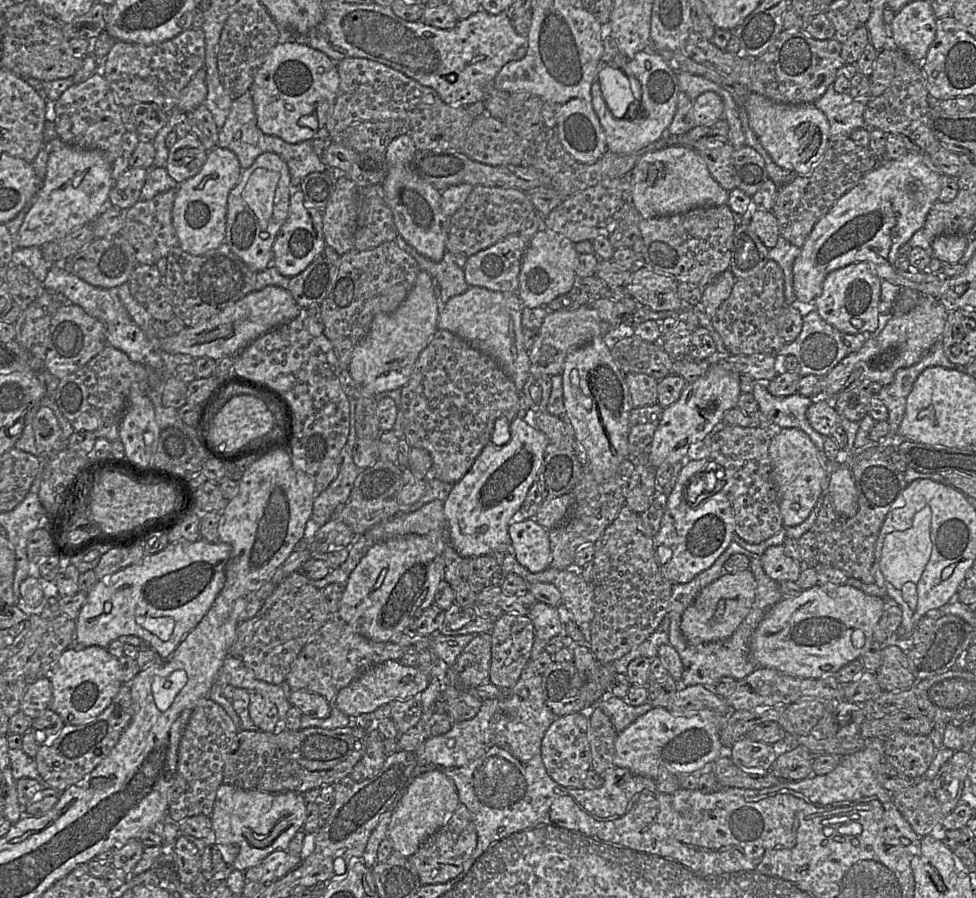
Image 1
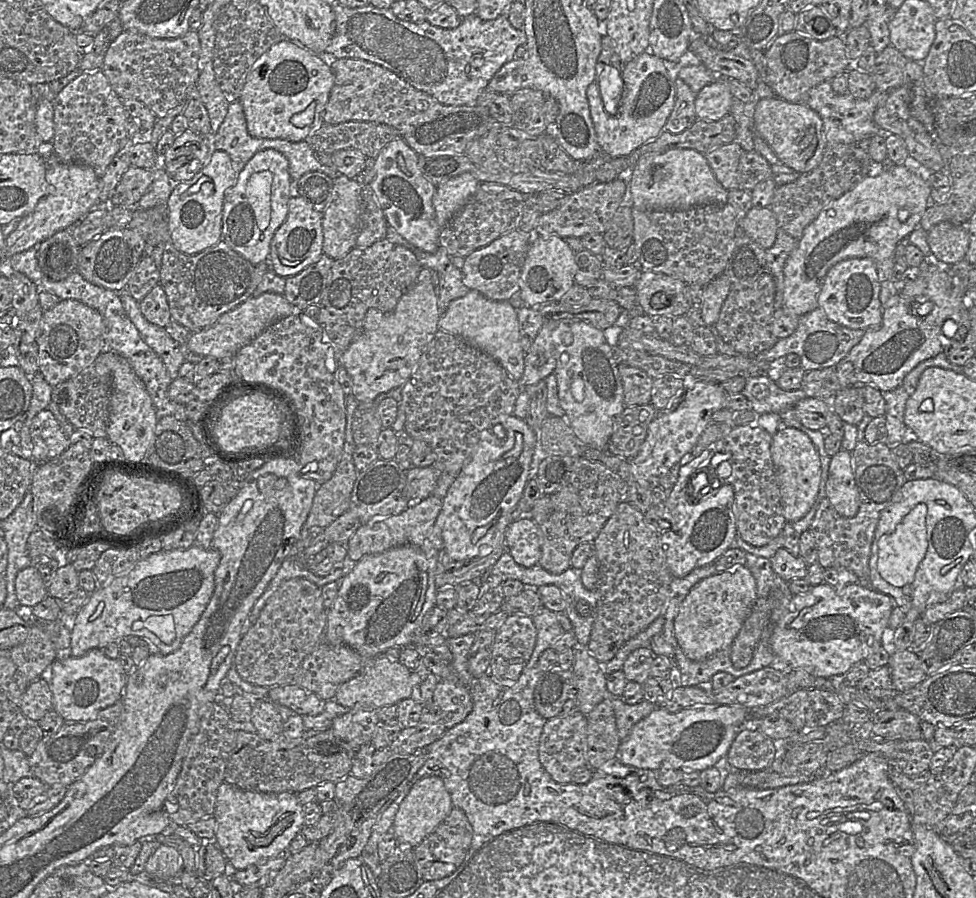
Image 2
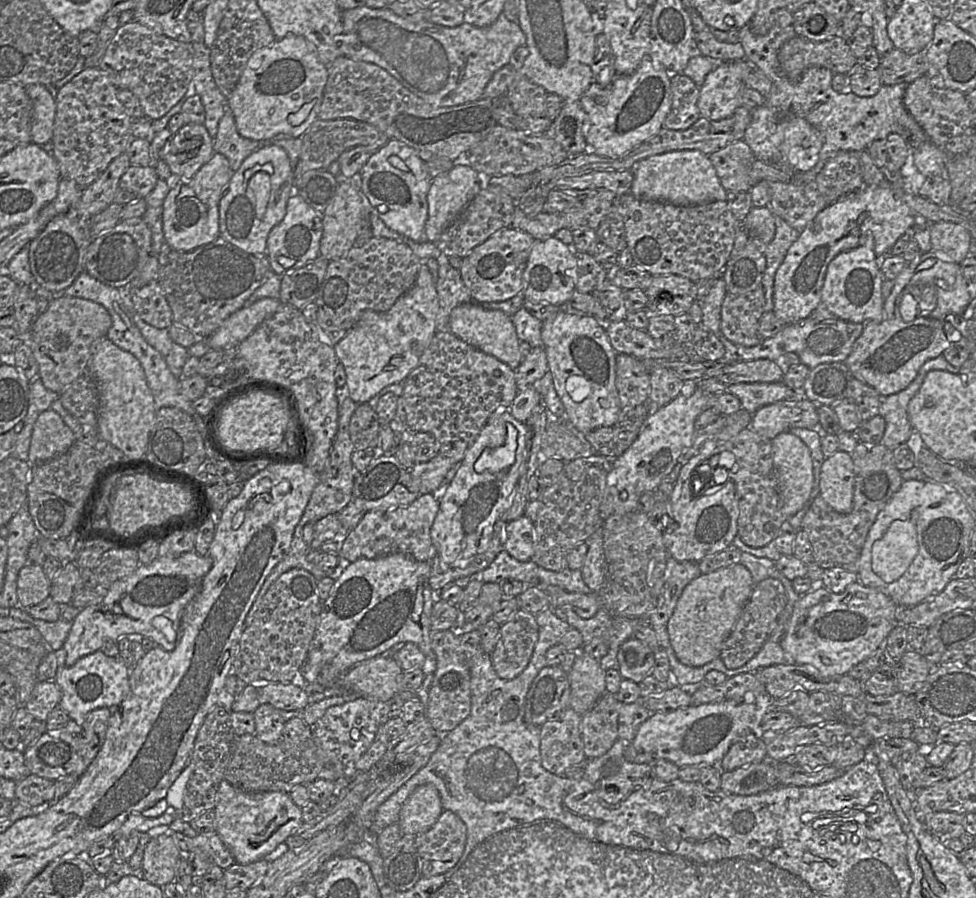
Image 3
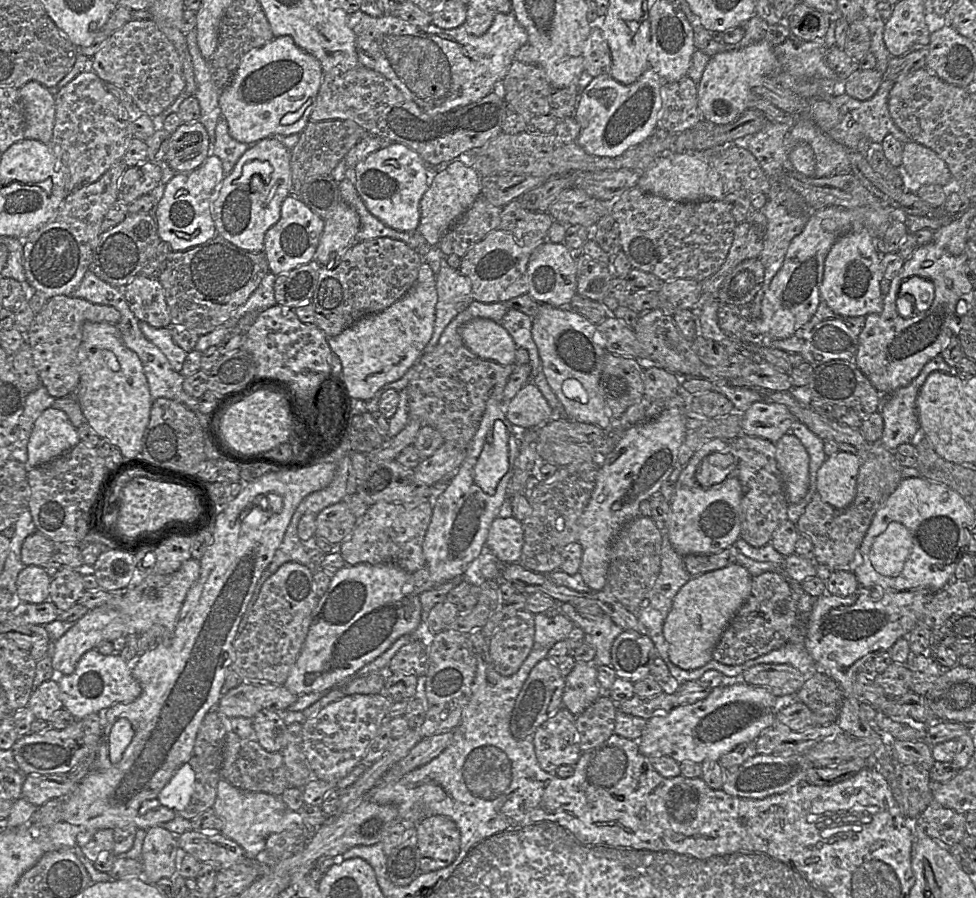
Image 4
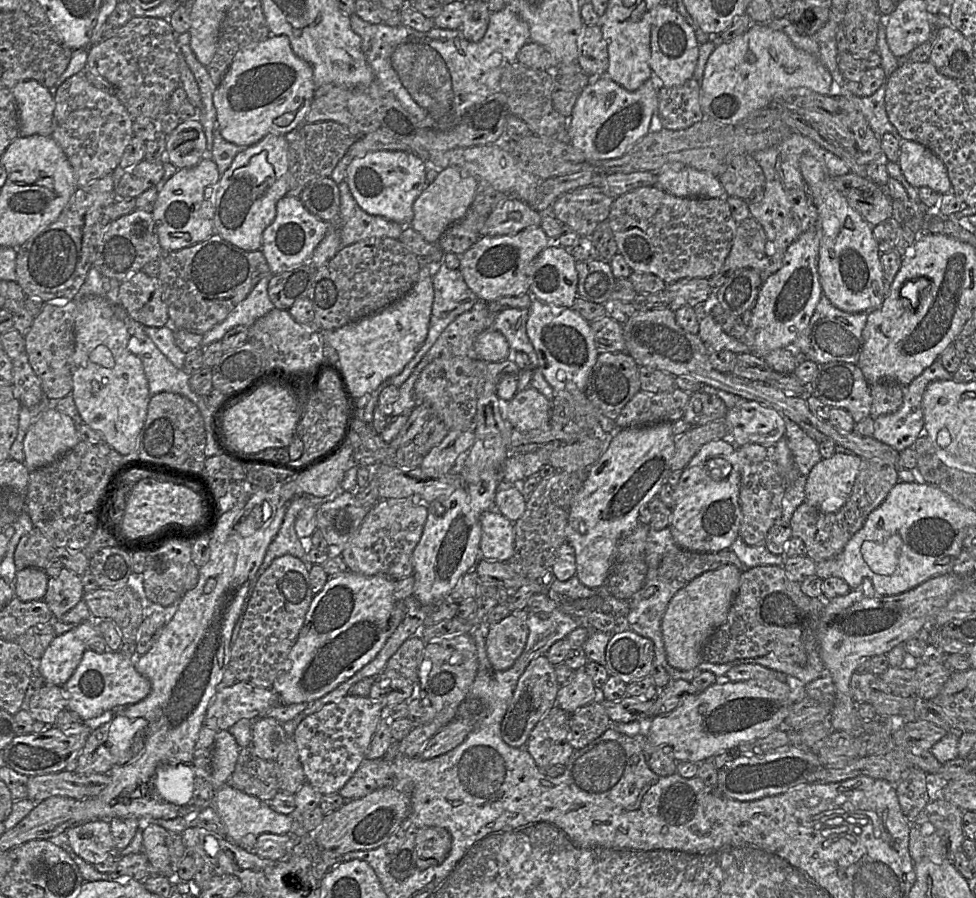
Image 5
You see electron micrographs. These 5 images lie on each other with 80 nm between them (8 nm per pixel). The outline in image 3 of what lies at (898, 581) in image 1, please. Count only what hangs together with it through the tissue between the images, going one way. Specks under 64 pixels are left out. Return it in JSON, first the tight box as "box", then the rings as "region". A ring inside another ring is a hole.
{"box":[872,509,919,582],"region":[[[914,509],[909,520],[895,520],[872,547],[872,568],[885,582],[898,580],[918,553],[916,523],[919,514]]]}

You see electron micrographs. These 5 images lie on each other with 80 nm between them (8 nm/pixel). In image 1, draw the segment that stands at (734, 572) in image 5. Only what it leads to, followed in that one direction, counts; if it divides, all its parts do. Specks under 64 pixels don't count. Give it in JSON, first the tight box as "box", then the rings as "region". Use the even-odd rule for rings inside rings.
{"box":[680,570,756,644],"region":[[[751,570],[724,573],[703,588],[681,617],[680,630],[691,644],[709,643],[730,637],[749,613],[756,593],[756,581]]]}

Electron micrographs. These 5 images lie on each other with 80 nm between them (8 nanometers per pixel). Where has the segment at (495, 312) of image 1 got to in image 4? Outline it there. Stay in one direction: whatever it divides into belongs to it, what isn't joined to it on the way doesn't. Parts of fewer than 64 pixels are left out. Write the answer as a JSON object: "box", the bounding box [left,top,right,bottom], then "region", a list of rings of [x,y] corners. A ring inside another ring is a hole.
{"box":[460,318,517,365],"region":[[[475,318],[462,326],[460,335],[464,345],[478,357],[501,365],[515,363],[517,346],[500,323]]]}

